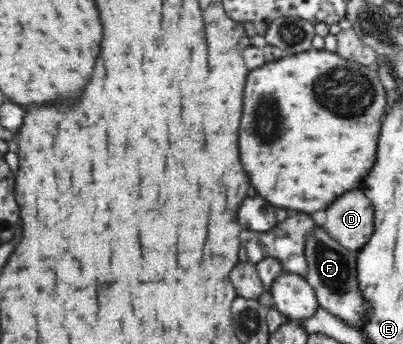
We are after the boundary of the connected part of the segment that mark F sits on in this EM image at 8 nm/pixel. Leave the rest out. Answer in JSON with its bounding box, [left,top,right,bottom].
[304,224,370,327]

